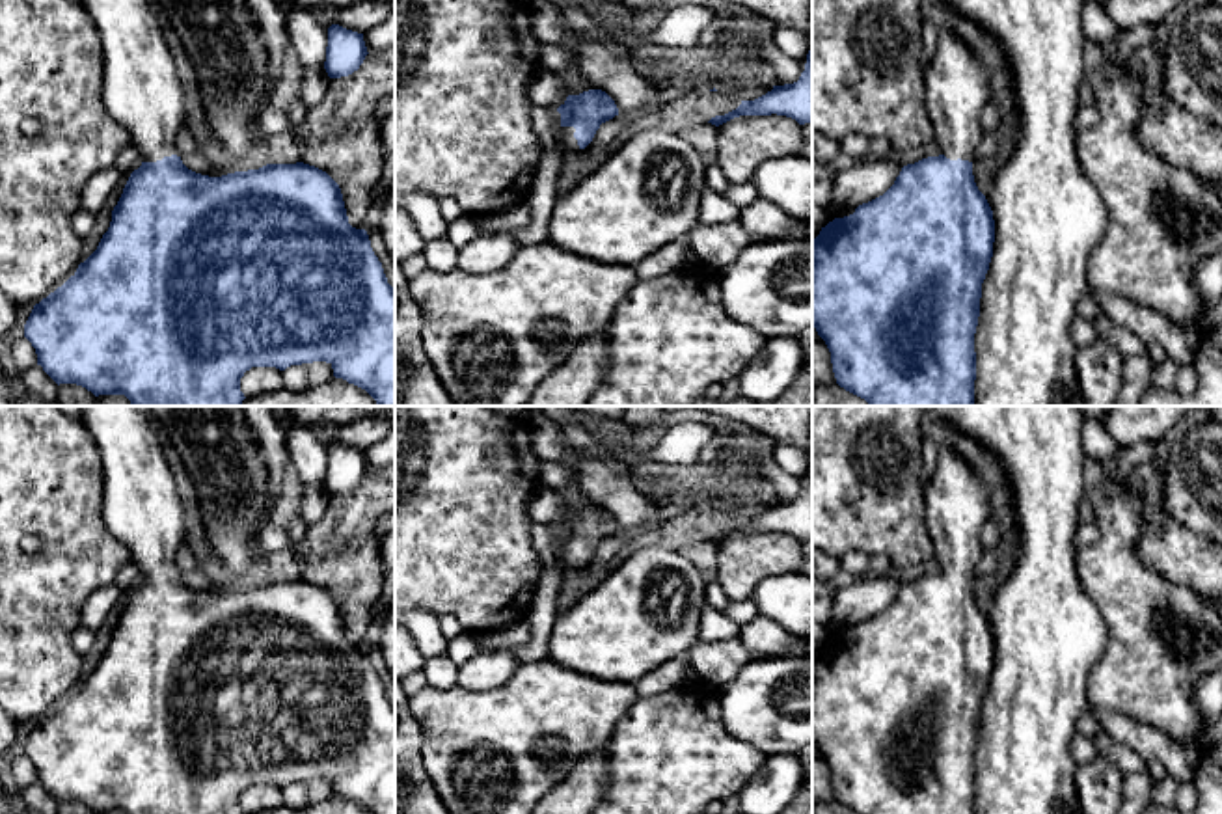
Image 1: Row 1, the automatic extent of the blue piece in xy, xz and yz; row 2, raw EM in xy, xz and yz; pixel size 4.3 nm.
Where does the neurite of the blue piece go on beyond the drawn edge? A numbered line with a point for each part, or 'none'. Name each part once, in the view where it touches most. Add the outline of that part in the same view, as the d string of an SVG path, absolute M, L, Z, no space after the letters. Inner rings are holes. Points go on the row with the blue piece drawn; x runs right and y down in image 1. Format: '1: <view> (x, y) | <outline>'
1: xz (565, 136) | M561 127L559 132L555 134L557 138L557 147L561 153L576 151L579 149L577 140L574 138L576 129L574 127Z

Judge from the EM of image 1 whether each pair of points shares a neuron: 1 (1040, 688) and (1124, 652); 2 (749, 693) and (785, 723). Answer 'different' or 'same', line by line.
1: different
2: same

